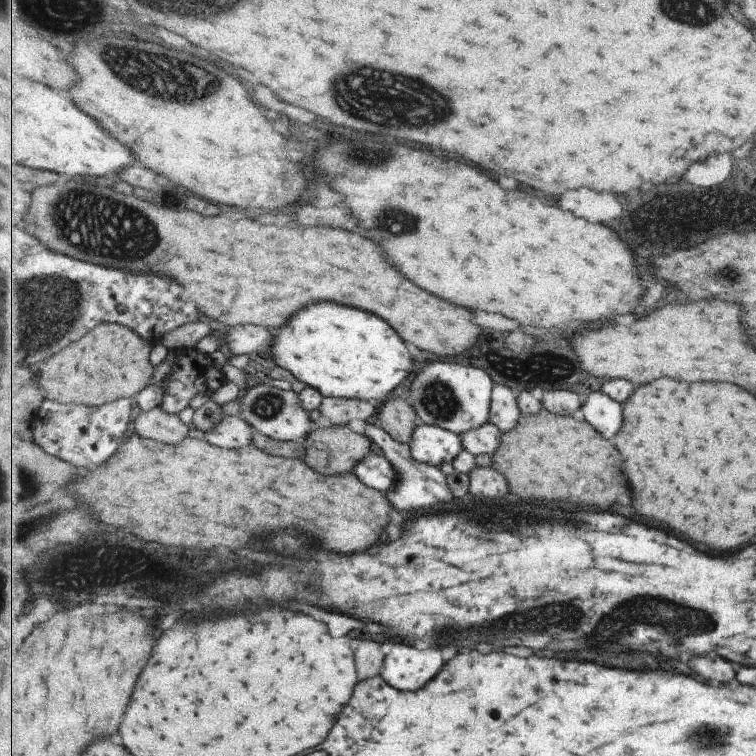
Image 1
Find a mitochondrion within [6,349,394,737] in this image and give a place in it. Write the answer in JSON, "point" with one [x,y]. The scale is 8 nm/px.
{"point":[47,527]}

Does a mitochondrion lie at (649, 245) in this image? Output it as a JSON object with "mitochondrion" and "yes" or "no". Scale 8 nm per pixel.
{"mitochondrion":"no"}

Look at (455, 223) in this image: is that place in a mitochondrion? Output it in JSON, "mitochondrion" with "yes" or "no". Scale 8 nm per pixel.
{"mitochondrion":"no"}

